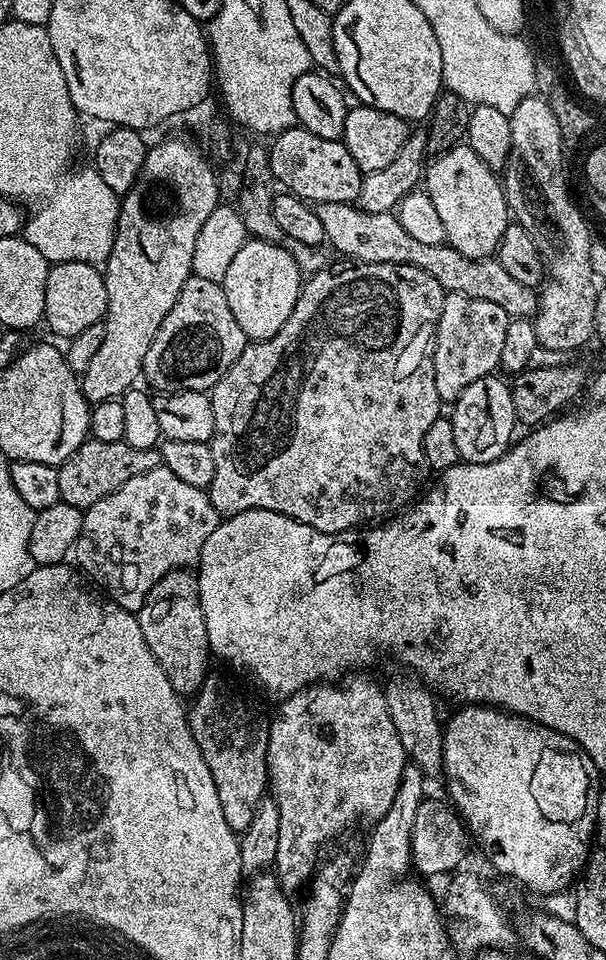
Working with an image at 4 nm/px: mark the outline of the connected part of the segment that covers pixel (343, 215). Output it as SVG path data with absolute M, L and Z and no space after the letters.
M326 202L315 205L316 213L322 222L325 241L333 249L341 252L341 257L364 266L399 266L409 264L426 270L443 286L445 293L461 292L470 298L482 298L502 306L510 318L532 318L538 311L538 292L530 286L522 286L507 272L499 259L475 260L466 258L446 242L438 246L426 246L418 242L402 226L399 215L391 211L368 213L355 203Z

